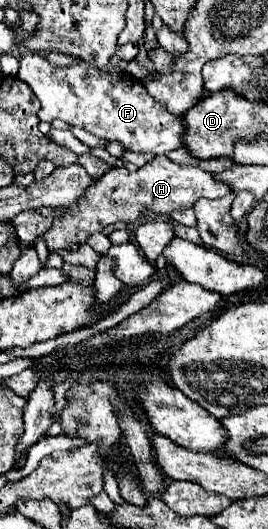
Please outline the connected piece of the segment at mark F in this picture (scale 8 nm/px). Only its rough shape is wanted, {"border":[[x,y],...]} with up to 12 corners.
{"border":[[20,58],[42,122],[130,152],[184,146],[184,116],[138,80],[86,62]]}

